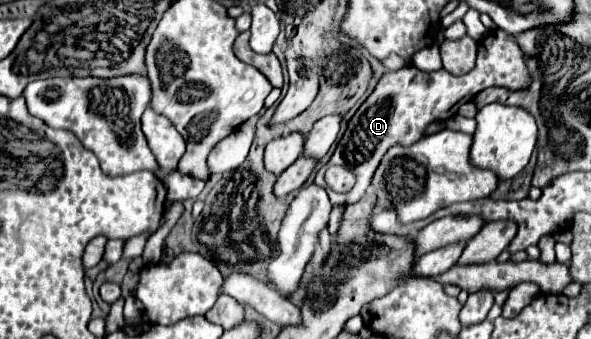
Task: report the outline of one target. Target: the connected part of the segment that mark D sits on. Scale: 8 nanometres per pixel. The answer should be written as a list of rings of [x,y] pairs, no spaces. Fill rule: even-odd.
[[[501,29],[487,33],[487,37],[479,41],[477,63],[465,75],[451,75],[445,69],[425,73],[425,71],[419,71],[415,65],[405,65],[397,71],[389,71],[377,81],[373,93],[361,103],[361,107],[349,119],[343,139],[337,143],[337,149],[331,155],[331,161],[323,169],[319,169],[315,183],[319,187],[325,187],[333,205],[355,203],[365,195],[373,173],[389,147],[411,145],[413,141],[417,141],[423,135],[423,129],[427,129],[429,123],[445,121],[445,119],[453,117],[457,113],[457,105],[471,101],[479,91],[487,89],[487,87],[523,89],[527,85],[529,85],[529,73],[527,73],[527,67],[523,61],[523,51]],[[331,165],[341,165],[355,175],[357,181],[351,191],[335,193],[333,189],[329,189],[323,175],[325,175],[325,169]]]

